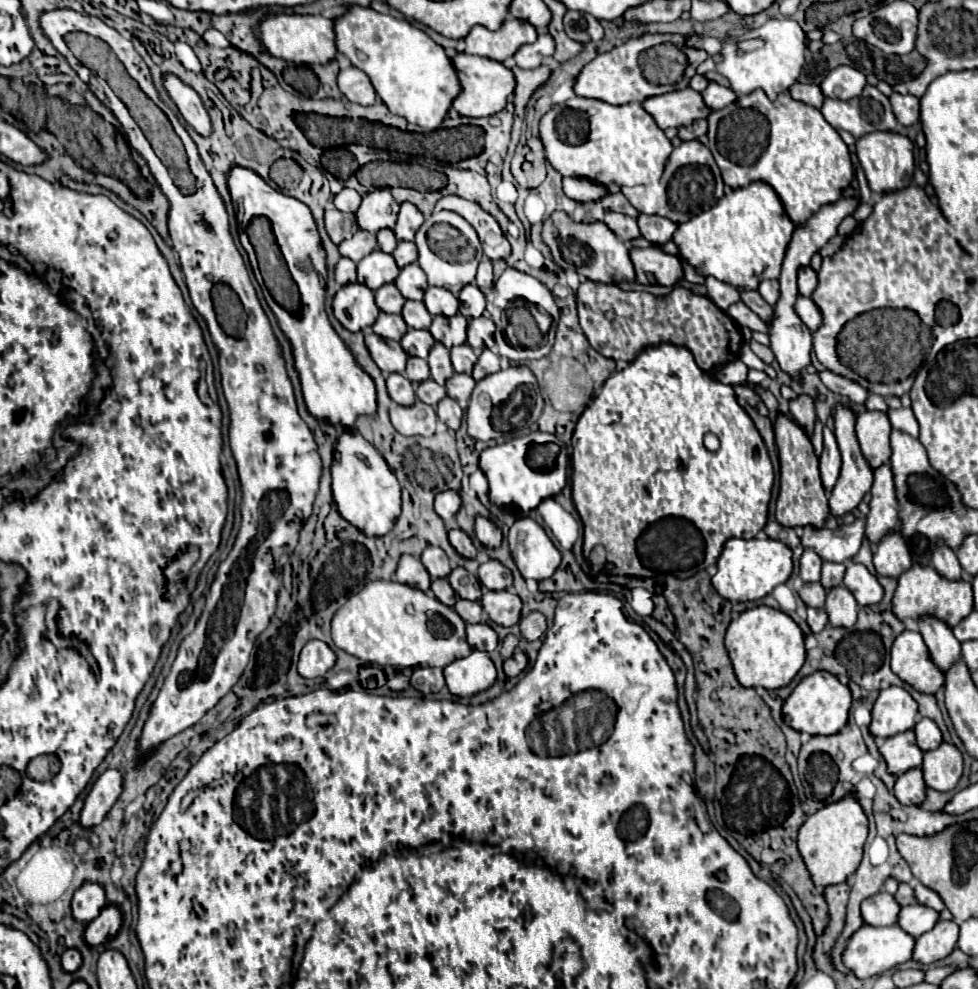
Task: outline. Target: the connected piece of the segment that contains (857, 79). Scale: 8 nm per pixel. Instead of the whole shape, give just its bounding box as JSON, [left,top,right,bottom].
[820,65,866,101]

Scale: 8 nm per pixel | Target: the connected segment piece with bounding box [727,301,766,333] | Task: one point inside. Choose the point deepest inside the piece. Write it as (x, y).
(738, 312)

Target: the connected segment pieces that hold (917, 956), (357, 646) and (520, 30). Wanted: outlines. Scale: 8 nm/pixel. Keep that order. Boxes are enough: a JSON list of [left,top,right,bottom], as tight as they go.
[[912,921,960,965],[332,581,472,667],[466,17,536,61]]

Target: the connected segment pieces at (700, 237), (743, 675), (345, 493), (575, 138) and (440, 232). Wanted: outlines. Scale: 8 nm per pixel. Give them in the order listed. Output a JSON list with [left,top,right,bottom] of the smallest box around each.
[[674,181,794,289],[724,605,806,687],[332,429,400,537],[540,97,672,185],[414,211,482,295]]

